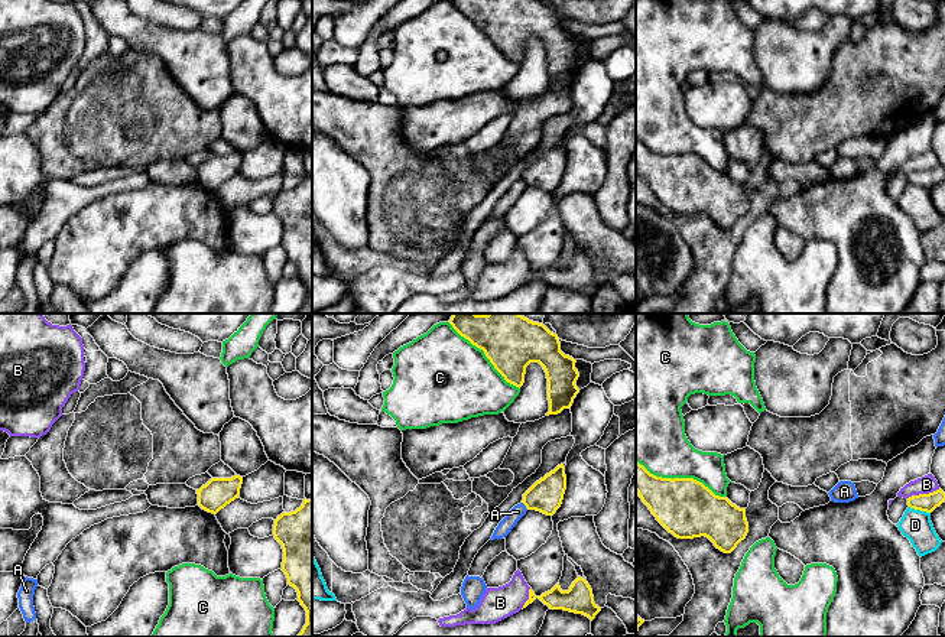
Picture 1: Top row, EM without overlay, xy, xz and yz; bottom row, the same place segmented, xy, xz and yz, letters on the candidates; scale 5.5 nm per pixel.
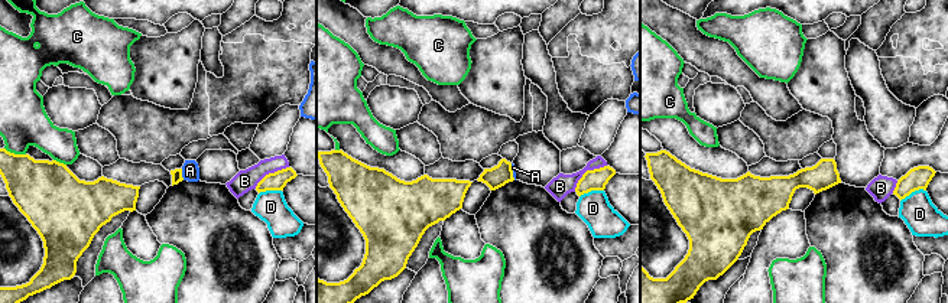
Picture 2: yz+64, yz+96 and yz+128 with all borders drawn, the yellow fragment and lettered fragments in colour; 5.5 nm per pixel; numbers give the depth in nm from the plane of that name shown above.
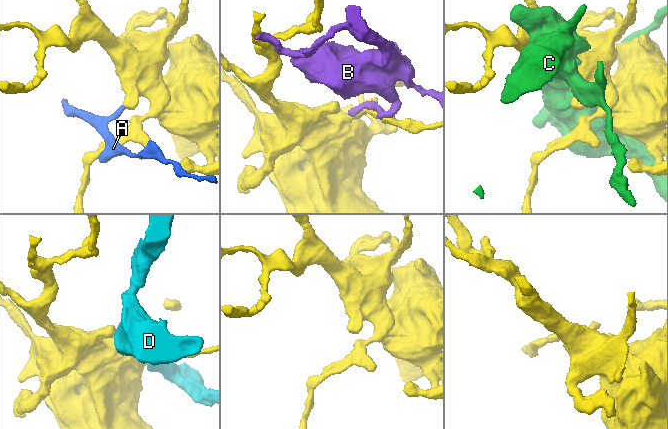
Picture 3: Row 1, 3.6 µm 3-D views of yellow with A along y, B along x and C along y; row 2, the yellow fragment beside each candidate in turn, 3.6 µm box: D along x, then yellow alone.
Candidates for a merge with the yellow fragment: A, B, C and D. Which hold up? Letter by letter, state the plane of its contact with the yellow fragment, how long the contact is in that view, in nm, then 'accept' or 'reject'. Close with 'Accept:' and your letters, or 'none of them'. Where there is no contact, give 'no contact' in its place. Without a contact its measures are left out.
A: meets yellow in xz; contact 60 nm long; reject
B: meets yellow in yz; contact 190 nm long; reject
C: meets yellow in yz; contact 550 nm long; reject
D: meets yellow in yz; contact 130 nm long; reject
Accept: none of them

